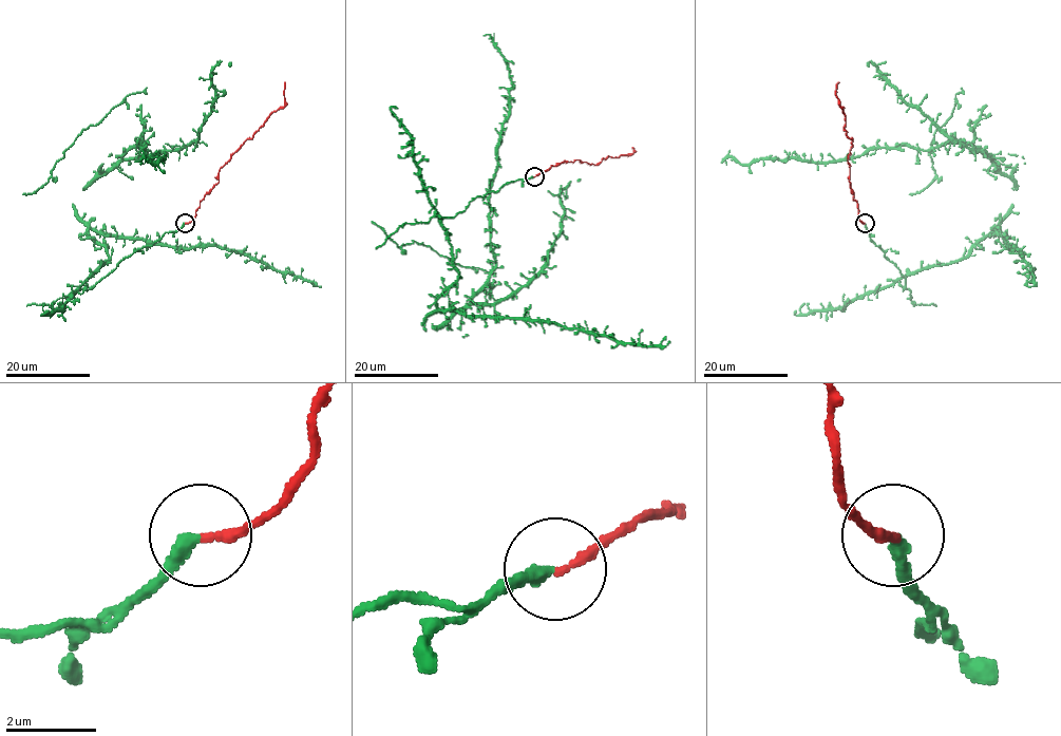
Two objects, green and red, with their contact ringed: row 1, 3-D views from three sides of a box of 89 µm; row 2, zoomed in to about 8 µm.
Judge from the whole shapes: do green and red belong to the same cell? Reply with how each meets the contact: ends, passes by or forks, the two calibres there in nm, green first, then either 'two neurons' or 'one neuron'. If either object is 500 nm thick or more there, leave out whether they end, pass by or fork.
green ends | red ends | 300/200 nm | one neuron

